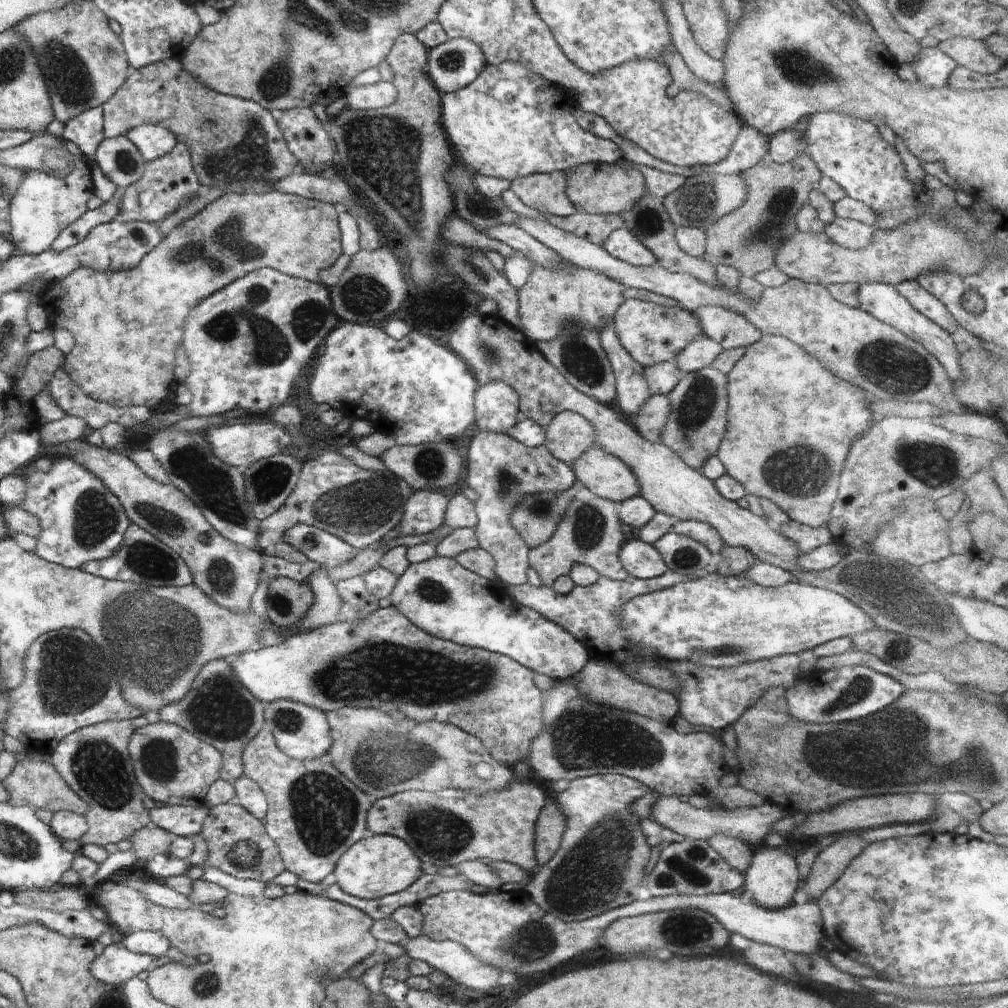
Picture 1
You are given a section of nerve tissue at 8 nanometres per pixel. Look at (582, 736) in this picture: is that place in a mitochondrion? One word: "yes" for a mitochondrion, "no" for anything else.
yes

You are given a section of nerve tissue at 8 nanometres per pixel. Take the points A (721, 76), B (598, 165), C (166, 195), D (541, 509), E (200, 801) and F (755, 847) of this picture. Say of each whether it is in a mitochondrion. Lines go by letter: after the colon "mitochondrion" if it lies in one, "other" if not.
A: other
B: other
C: other
D: mitochondrion
E: other
F: other

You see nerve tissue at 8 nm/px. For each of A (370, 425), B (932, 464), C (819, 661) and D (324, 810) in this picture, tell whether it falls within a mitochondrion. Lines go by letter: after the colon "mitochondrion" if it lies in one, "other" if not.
A: other
B: mitochondrion
C: other
D: mitochondrion

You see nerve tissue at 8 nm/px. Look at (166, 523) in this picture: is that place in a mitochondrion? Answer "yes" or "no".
yes

